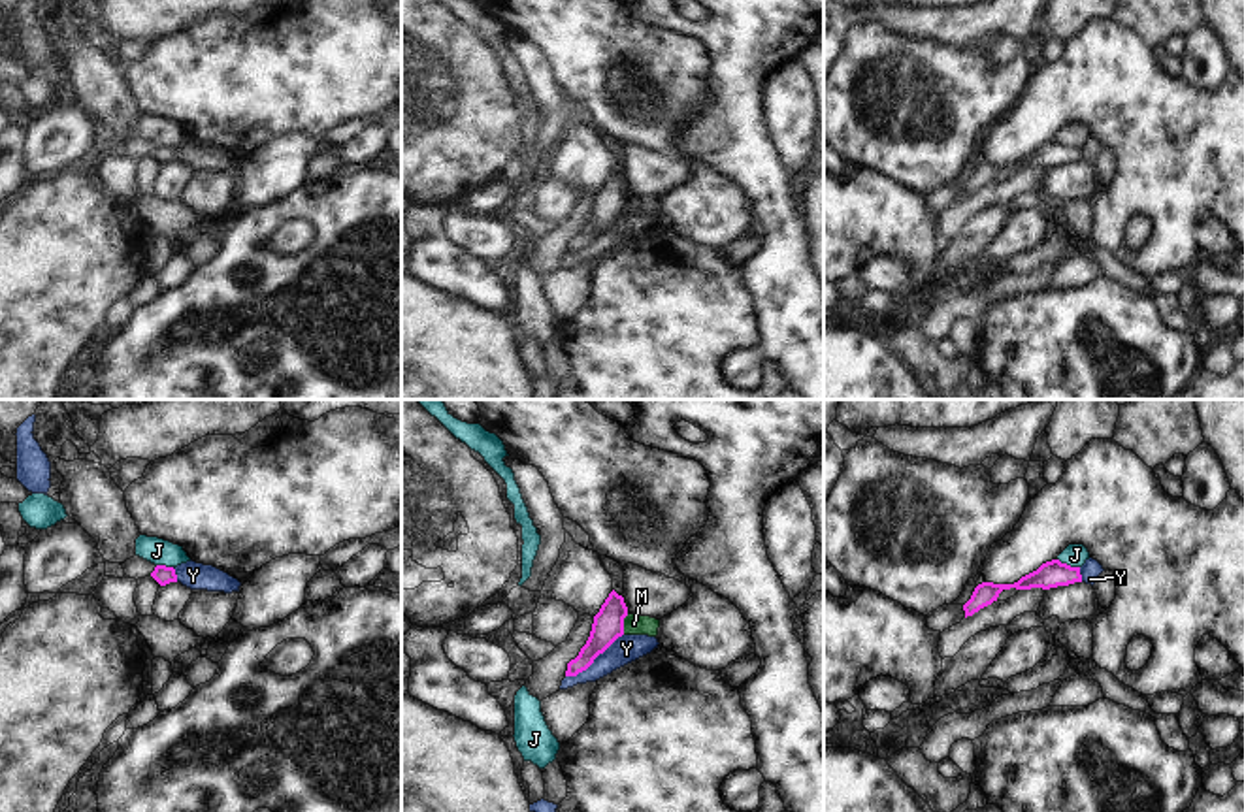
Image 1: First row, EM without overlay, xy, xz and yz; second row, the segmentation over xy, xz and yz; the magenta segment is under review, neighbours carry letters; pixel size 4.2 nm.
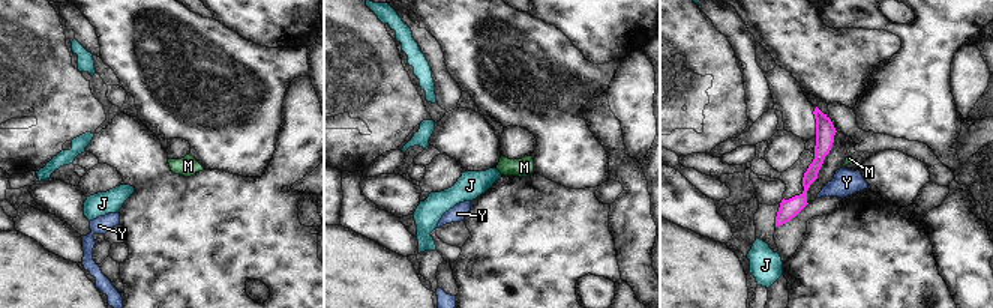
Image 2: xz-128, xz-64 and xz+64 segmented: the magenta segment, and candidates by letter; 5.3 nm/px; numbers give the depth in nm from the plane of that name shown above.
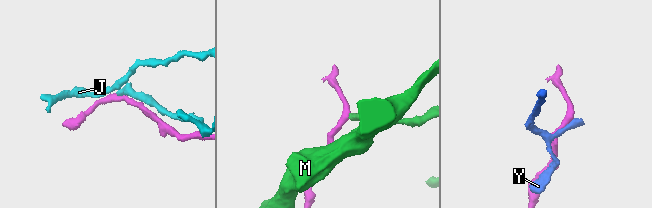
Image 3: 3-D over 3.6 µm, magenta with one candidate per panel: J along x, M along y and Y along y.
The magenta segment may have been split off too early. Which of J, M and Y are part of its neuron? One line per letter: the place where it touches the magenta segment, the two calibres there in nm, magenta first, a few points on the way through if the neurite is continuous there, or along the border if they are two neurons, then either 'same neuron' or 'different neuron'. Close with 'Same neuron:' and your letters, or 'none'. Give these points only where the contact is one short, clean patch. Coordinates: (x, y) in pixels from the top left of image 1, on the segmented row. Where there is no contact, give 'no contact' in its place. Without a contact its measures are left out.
J: yz (1069, 566) | 120/100 nm | along yz (1058, 558), (1079, 568) | different neuron
M: xz (622, 624) | 130/80 nm | along xz (628, 613), (622, 633) | different neuron
Y: xz (594, 658) | 130/120 nm | along xz (622, 633), (585, 669), (566, 677) | different neuron
Same neuron: none

